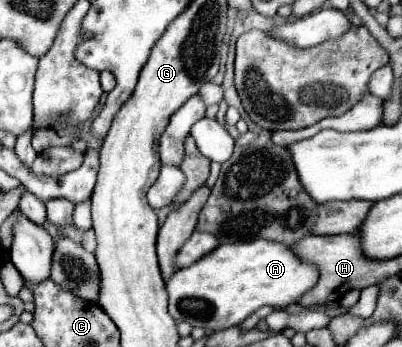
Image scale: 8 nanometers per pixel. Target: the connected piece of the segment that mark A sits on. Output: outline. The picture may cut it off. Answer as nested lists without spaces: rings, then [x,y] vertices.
[[[253,239],[253,241],[239,241],[239,243],[223,243],[207,257],[201,257],[191,267],[179,269],[167,283],[169,295],[169,313],[175,321],[189,319],[193,327],[205,327],[207,331],[227,329],[233,325],[241,325],[251,313],[255,313],[263,305],[271,307],[289,307],[297,303],[309,289],[315,287],[319,279],[319,271],[313,263],[299,259],[299,255],[291,249],[291,245],[267,239]]]

